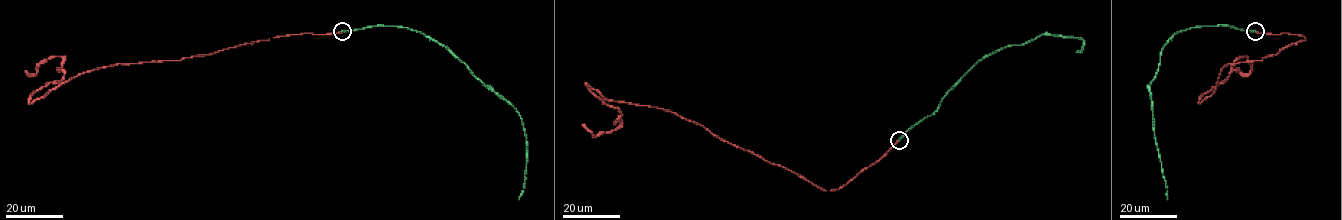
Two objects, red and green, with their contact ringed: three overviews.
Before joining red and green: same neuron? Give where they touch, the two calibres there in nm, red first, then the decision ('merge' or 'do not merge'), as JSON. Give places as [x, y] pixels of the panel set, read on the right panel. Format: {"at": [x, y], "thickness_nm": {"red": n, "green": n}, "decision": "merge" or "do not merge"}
{"at": [1255, 31], "thickness_nm": {"red": 240, "green": 360}, "decision": "merge"}

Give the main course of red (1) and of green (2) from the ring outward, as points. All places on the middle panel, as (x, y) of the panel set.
1: (899, 140), (826, 191), (673, 113), (608, 101), (586, 83), (619, 111), (620, 124), (594, 136), (582, 124)
2: (899, 140), (937, 111), (945, 93), (978, 62), (997, 50), (1046, 34), (1083, 39), (1080, 52), (1075, 52)

